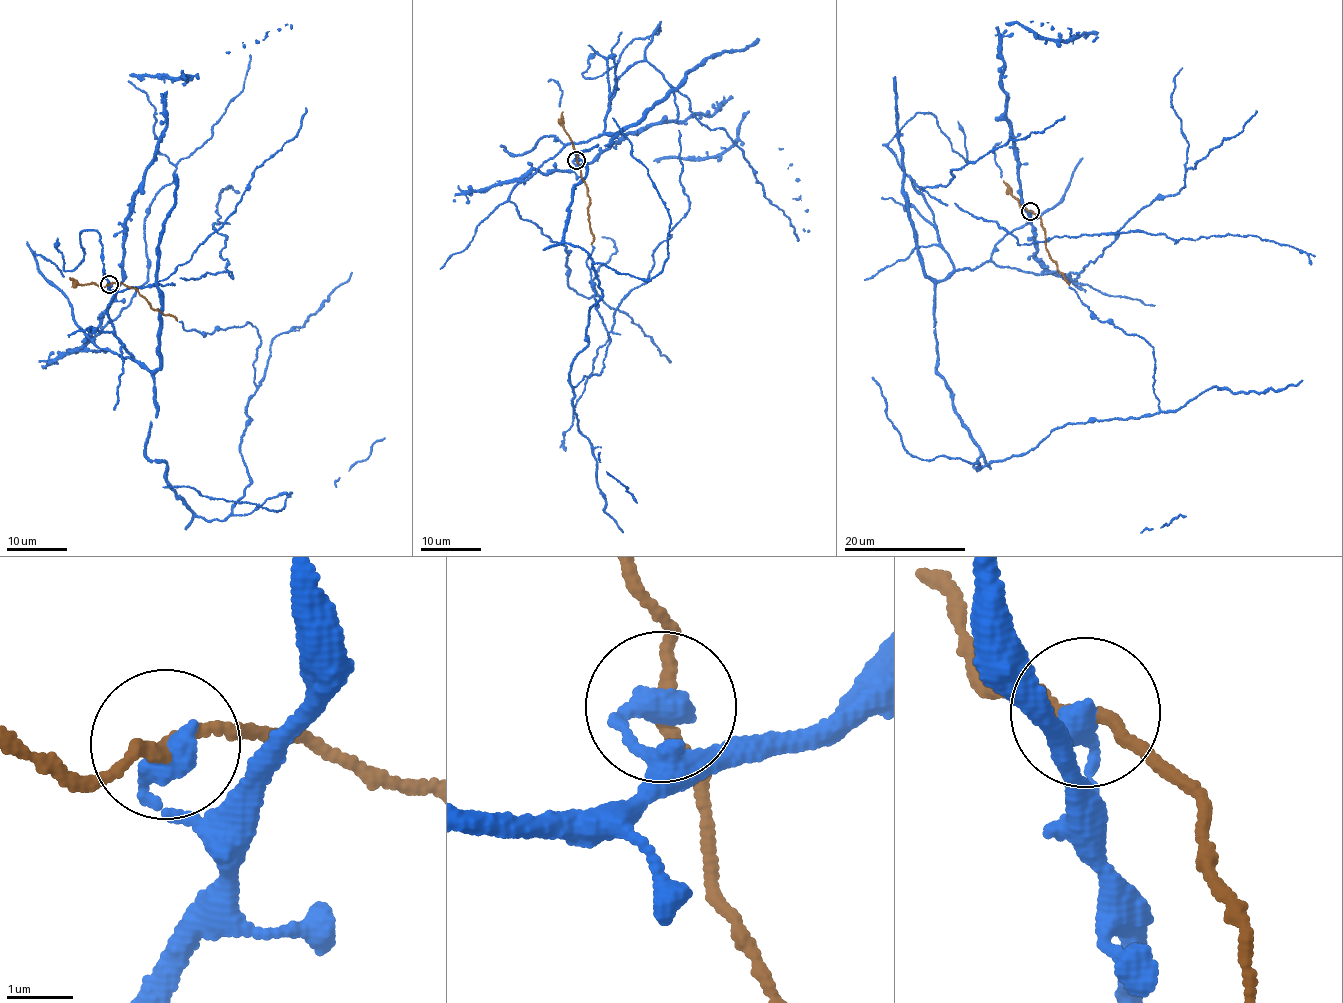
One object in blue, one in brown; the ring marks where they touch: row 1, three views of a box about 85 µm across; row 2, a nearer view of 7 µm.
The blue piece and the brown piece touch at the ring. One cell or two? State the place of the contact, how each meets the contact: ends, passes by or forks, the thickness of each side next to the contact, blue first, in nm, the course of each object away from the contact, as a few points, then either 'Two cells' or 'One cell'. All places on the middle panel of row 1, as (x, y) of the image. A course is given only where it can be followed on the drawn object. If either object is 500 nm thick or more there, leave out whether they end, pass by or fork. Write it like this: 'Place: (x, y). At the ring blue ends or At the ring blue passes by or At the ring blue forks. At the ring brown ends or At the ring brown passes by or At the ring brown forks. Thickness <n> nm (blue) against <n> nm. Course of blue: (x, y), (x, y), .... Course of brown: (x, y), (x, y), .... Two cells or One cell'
Place: (576, 160). At the ring blue ends. At the ring brown passes by. Thickness 440 nm (blue) against 180 nm. Course of blue: (576, 160), (522, 179), (620, 131), (576, 154), (562, 233), (602, 297), (572, 390), (609, 344), (592, 245). Course of brown: (576, 160), (587, 190), (587, 219), (593, 237), (590, 244). One cell

